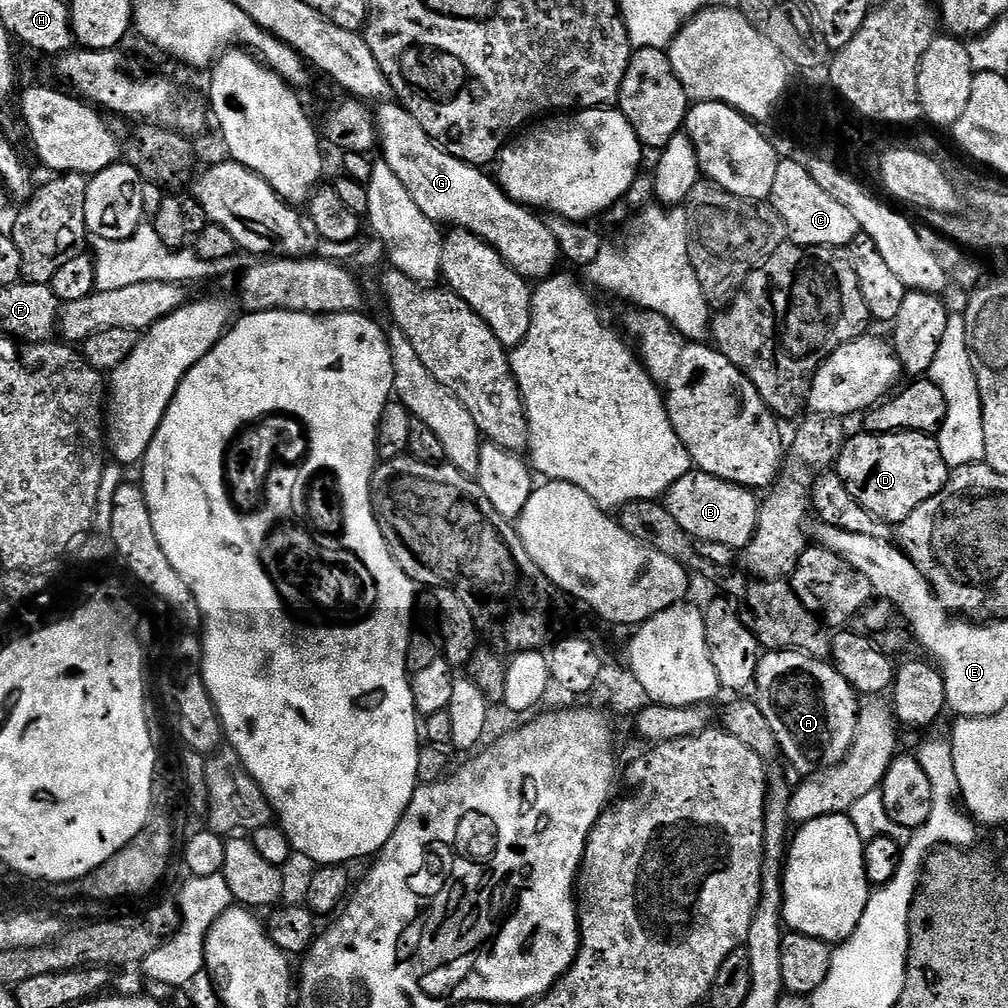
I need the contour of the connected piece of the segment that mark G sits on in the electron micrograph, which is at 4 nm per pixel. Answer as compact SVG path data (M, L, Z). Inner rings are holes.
M381 103L374 117L378 148L381 153L384 151L383 163L398 174L402 186L410 190L410 198L418 202L418 210L422 210L426 218L482 238L529 282L546 280L557 271L556 263L561 263L562 257L547 219L541 219L533 209L509 198L499 183L489 173L489 177L484 173L487 171L483 167L462 162L439 144L432 143L422 126L418 126L416 119L399 103Z

